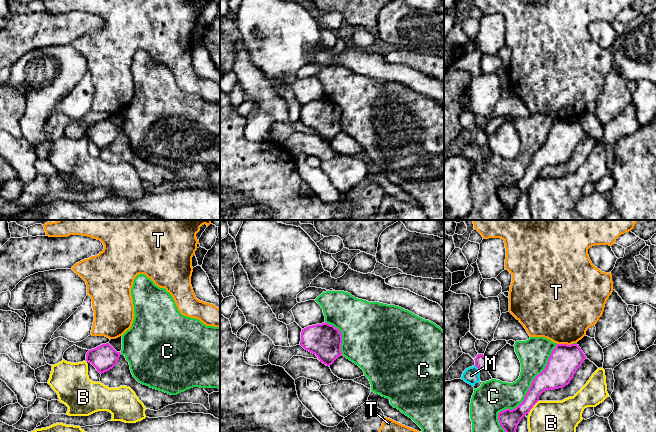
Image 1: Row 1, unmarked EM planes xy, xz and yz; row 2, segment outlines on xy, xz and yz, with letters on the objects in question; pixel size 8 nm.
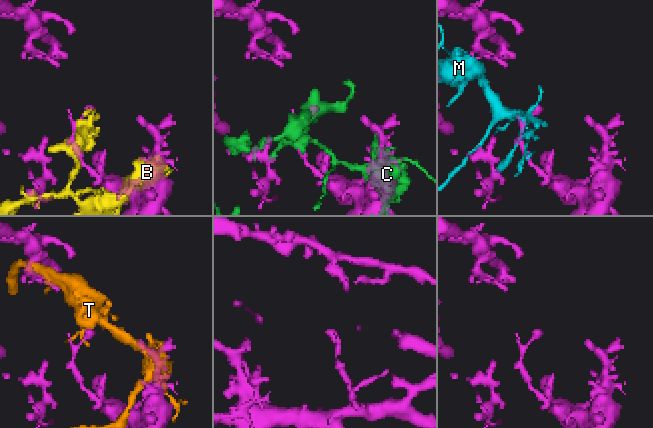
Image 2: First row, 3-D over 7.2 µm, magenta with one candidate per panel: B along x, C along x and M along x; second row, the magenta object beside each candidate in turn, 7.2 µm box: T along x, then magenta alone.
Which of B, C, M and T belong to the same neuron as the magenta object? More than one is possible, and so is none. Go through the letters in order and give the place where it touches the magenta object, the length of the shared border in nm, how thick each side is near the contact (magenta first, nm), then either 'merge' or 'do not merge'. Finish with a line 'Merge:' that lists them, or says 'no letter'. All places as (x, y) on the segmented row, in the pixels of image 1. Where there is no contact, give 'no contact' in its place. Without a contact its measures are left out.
B: yz (533, 405) | 130 nm | 160/260 nm | do not merge
C: yz (526, 394) | 800 nm | 190/260 nm | do not merge
M: yz (477, 367) | 60 nm | 110/140 nm | do not merge
T: yz (565, 344) | 130 nm | 240/480 nm | do not merge
Merge: no letter

